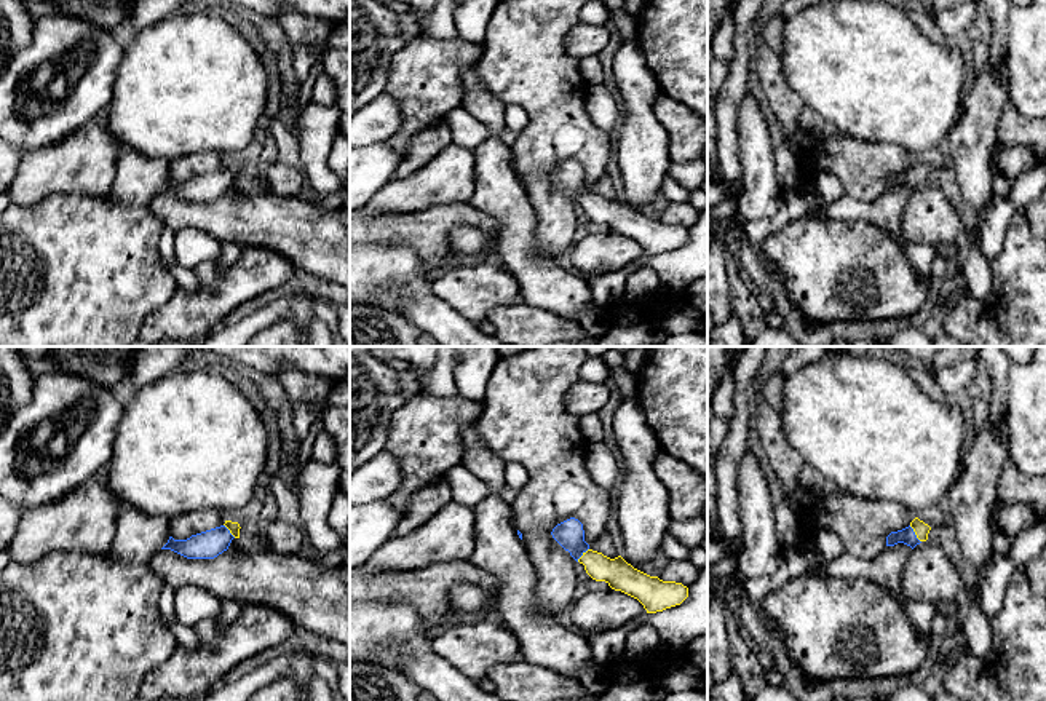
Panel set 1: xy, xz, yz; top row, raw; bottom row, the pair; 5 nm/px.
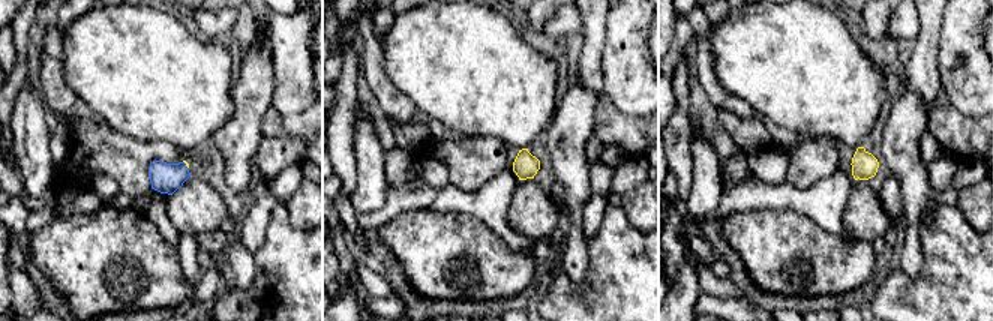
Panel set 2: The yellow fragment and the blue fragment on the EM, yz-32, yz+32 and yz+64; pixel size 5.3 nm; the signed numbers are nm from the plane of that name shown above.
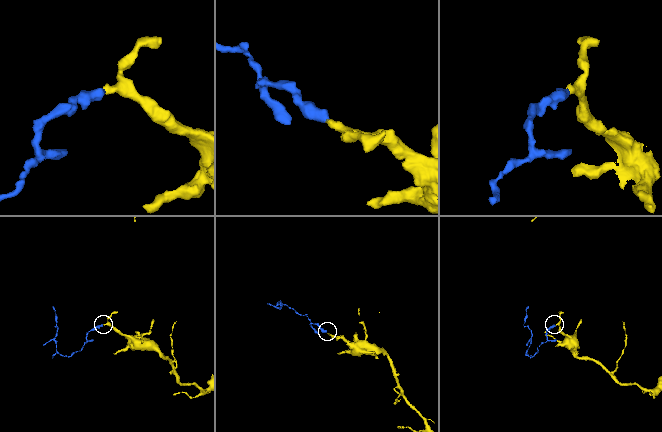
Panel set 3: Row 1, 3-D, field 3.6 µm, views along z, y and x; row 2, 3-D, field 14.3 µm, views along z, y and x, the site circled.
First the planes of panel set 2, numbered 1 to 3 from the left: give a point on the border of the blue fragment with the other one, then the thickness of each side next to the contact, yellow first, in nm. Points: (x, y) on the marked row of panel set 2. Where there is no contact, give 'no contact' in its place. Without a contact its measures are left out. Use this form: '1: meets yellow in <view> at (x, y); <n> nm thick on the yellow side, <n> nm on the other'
1: meets yellow in yz-32 at (186, 165); 20 nm thick on the yellow side, 160 nm on the other
2: meets yellow in yz+32 at (515, 171); 140 nm thick on the yellow side, 20 nm on the other
3: no contact

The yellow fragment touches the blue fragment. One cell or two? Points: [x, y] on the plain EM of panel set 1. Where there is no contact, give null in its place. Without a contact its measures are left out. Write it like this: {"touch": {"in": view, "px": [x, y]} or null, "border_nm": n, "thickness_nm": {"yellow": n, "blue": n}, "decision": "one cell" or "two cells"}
{"touch": {"in": "yz", "px": [915, 176]}, "border_nm": 110, "thickness_nm": {"yellow": 70, "blue": 80}, "decision": "one cell"}

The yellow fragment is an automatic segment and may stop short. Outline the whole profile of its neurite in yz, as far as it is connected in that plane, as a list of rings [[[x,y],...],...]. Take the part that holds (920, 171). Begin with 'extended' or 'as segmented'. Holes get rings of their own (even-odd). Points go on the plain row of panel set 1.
extended; [[[915,160],[909,169],[897,174],[891,174],[886,179],[886,188],[904,185],[913,192],[917,187],[928,182],[929,172],[931,169],[928,166]]]

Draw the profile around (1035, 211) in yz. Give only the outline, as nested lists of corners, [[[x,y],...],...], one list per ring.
[[[1046,190],[1025,208],[1030,230],[1041,240],[1046,240]]]

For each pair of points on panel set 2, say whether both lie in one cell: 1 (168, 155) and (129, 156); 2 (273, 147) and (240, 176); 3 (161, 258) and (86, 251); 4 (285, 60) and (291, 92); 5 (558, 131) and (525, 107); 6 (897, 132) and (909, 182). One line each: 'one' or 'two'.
1: one
2: two
3: one
4: one
5: two
6: one

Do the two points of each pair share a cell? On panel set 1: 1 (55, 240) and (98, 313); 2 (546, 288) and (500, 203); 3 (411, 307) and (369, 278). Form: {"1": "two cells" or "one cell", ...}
{"1": "one cell", "2": "one cell", "3": "one cell"}

